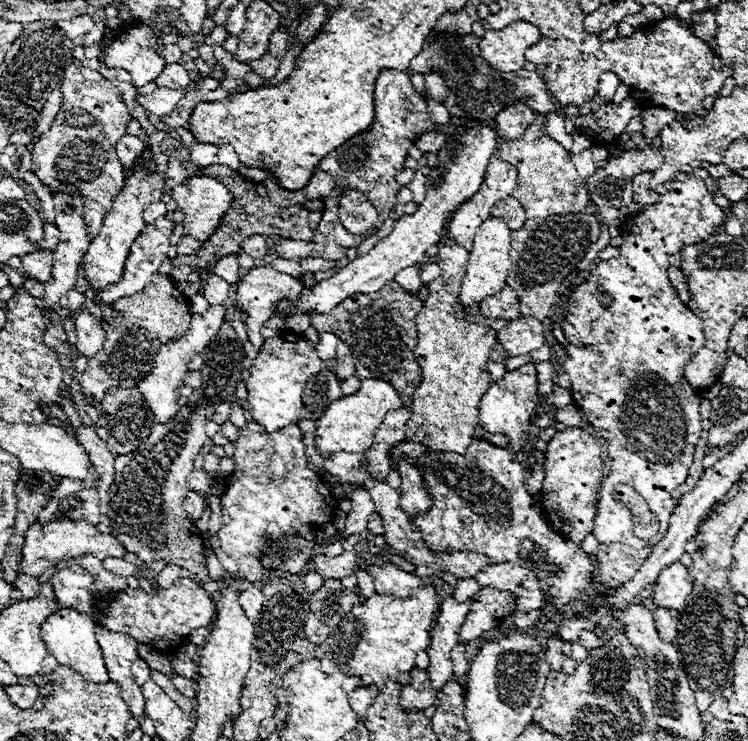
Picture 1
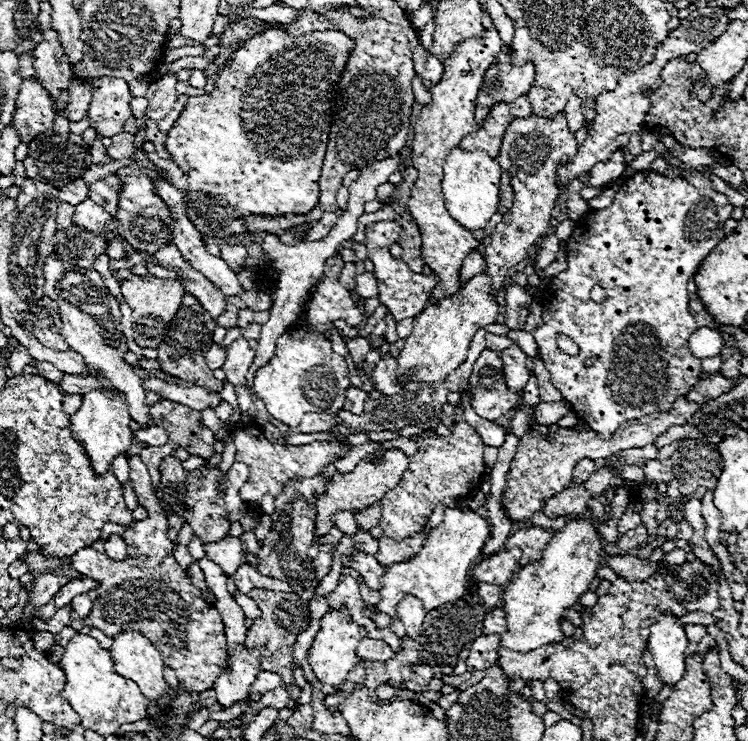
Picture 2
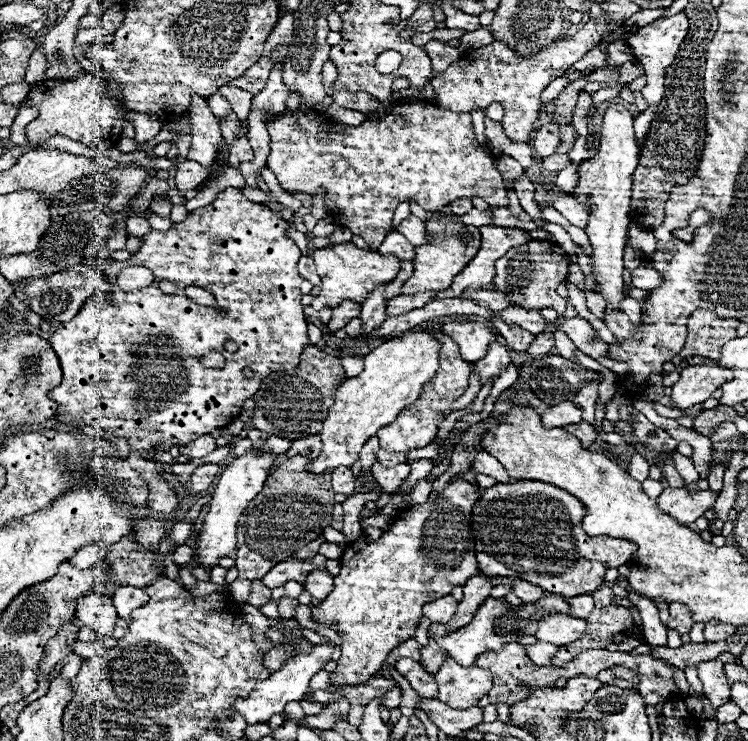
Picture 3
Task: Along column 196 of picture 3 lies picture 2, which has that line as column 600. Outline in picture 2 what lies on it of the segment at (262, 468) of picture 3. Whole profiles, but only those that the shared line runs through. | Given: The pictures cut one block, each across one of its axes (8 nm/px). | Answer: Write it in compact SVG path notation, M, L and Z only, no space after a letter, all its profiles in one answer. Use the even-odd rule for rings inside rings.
M586 518L568 520L562 530L554 532L552 540L542 550L542 560L522 566L504 588L504 610L508 626L500 644L512 648L514 652L530 652L544 644L560 642L564 636L560 630L564 610L572 608L588 590L588 584L600 568L600 560L602 538L594 524Z

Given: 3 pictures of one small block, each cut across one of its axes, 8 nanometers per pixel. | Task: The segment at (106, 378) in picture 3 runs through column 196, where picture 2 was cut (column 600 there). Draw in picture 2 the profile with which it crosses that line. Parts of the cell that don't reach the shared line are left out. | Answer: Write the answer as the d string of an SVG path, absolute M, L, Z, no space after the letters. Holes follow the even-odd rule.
M680 168L678 174L680 178L676 180L660 176L652 170L636 172L620 186L608 208L586 212L566 240L568 268L554 276L542 290L540 302L544 308L544 322L532 330L540 350L538 356L550 372L552 384L572 406L570 410L600 438L610 438L620 422L666 412L678 396L684 396L694 388L702 374L702 360L688 348L688 338L698 330L698 324L688 312L686 284L696 276L702 260L724 238L722 228L732 214L732 204L724 194L714 190L708 172ZM596 284L608 294L602 303L590 300L590 290ZM560 332L570 336L580 346L580 354L568 356L558 348L556 334ZM588 356L596 356L598 362L594 366L584 366Z

